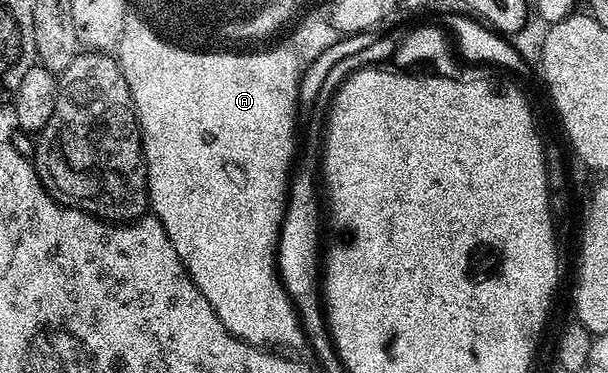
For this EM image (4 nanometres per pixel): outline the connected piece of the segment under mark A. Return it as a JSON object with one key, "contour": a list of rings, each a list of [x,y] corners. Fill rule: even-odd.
{"contour":[[[127,17],[122,24],[122,36],[120,37],[120,45],[118,47],[118,61],[126,84],[130,84],[130,96],[134,100],[134,108],[136,109],[136,119],[140,121],[140,141],[144,143],[144,163],[146,164],[146,172],[148,173],[148,201],[150,203],[151,213],[160,221],[162,228],[166,228],[166,236],[170,240],[170,244],[174,244],[174,252],[178,252],[178,256],[182,260],[182,264],[187,268],[188,274],[194,280],[194,284],[198,284],[198,288],[202,292],[202,296],[206,296],[206,300],[210,300],[210,308],[214,308],[214,312],[218,316],[218,320],[222,320],[222,324],[236,338],[242,339],[243,342],[249,342],[251,346],[259,346],[261,348],[283,348],[288,352],[296,352],[301,345],[305,345],[304,328],[300,325],[300,317],[296,315],[296,308],[293,306],[288,294],[284,291],[284,285],[280,283],[280,276],[276,269],[276,244],[280,240],[280,225],[284,219],[284,205],[288,202],[288,179],[290,171],[293,169],[292,153],[296,150],[296,126],[297,119],[297,98],[299,96],[300,81],[294,77],[294,63],[292,62],[292,54],[284,54],[281,58],[271,58],[262,60],[234,60],[232,63],[226,60],[210,60],[200,63],[187,56],[187,54],[179,54],[178,52],[168,52],[166,47],[158,44],[157,40],[152,38],[149,29],[145,25],[141,25],[141,20],[134,17]]]}

